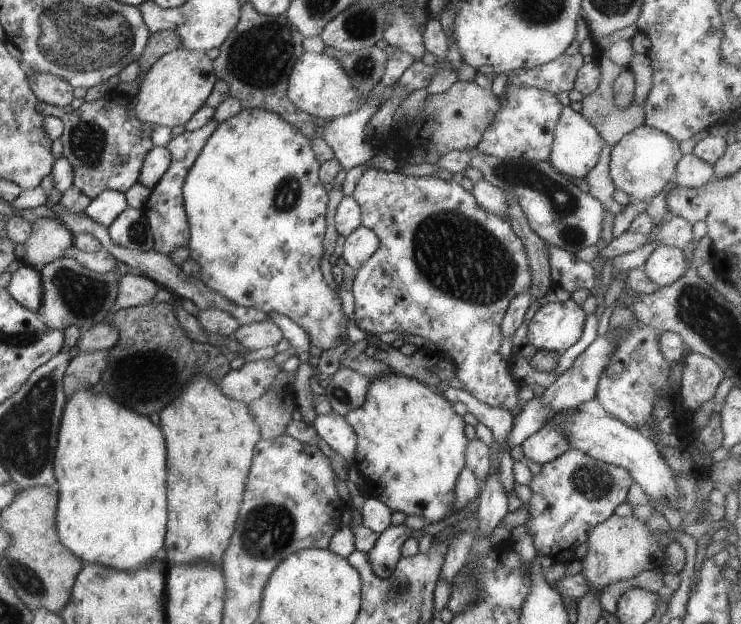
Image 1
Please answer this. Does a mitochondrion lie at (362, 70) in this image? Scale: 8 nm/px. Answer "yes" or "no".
yes

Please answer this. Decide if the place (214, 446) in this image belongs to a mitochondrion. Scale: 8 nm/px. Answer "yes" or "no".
no

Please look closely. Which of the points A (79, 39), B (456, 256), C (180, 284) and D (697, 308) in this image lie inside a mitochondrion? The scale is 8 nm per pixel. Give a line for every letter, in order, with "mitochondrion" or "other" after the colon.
A: mitochondrion
B: mitochondrion
C: other
D: mitochondrion

